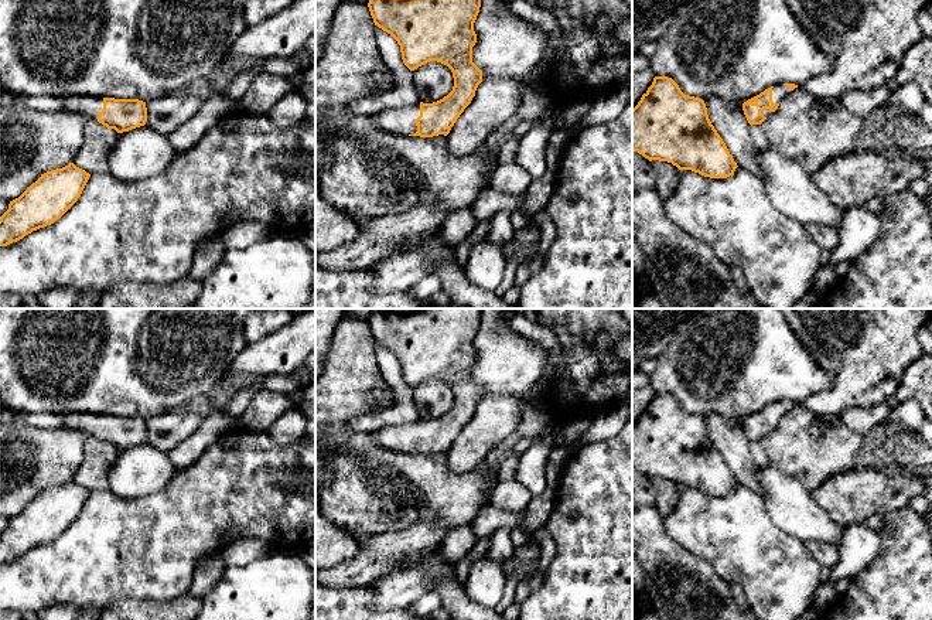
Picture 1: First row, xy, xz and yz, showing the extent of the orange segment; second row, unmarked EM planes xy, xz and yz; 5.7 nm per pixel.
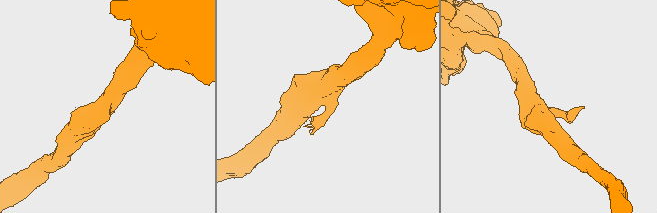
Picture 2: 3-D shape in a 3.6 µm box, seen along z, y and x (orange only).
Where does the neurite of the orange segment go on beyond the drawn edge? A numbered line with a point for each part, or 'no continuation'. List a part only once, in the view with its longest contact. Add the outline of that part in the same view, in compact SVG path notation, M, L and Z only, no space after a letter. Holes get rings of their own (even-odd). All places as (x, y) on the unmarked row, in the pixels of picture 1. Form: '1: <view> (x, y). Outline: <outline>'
1: xz (400, 438). Outline: M420 419L400 426L386 426L375 432L379 446L396 452L414 452L417 443L414 437L420 433Z

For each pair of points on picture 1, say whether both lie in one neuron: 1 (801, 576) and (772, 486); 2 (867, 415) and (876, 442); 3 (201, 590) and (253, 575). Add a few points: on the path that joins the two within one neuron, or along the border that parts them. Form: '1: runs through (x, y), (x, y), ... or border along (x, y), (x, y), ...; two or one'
1: border along (765, 510), (781, 530), (804, 544); two
2: border along (888, 421), (876, 423), (863, 436); two
3: border along (226, 568), (202, 599); two

